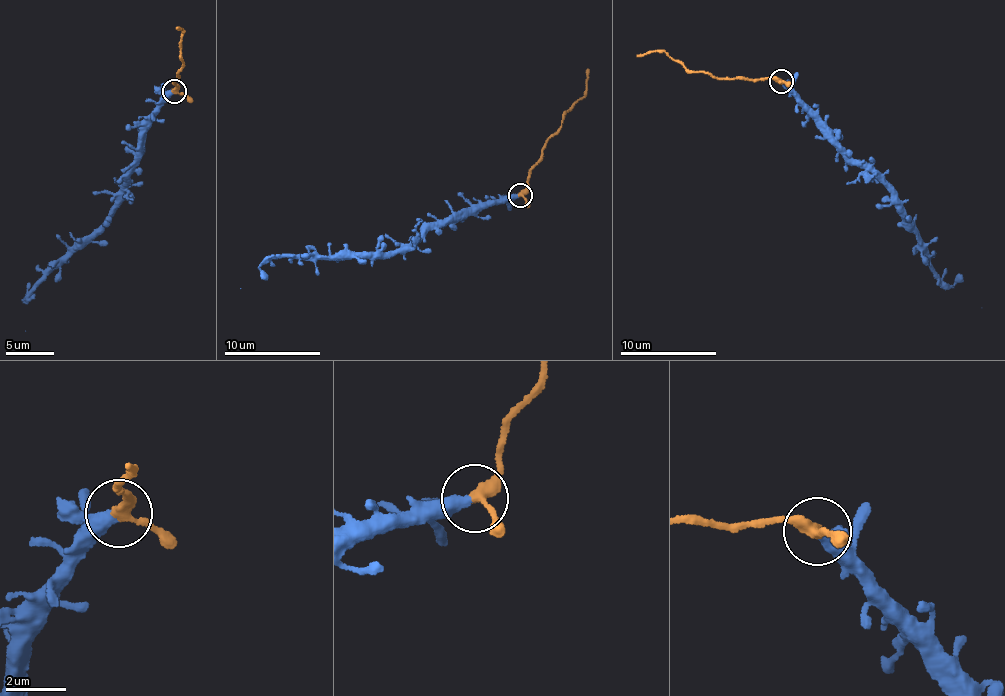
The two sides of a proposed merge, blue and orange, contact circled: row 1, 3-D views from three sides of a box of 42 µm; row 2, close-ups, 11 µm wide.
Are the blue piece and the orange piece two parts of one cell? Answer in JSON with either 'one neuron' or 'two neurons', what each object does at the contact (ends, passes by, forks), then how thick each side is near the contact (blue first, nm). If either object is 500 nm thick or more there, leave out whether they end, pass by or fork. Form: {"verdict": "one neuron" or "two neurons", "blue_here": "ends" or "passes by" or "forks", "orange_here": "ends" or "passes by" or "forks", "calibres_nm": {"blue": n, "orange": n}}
{"verdict": "two neurons", "blue_here": "ends", "orange_here": "passes by", "calibres_nm": {"blue": 400, "orange": 320}}

